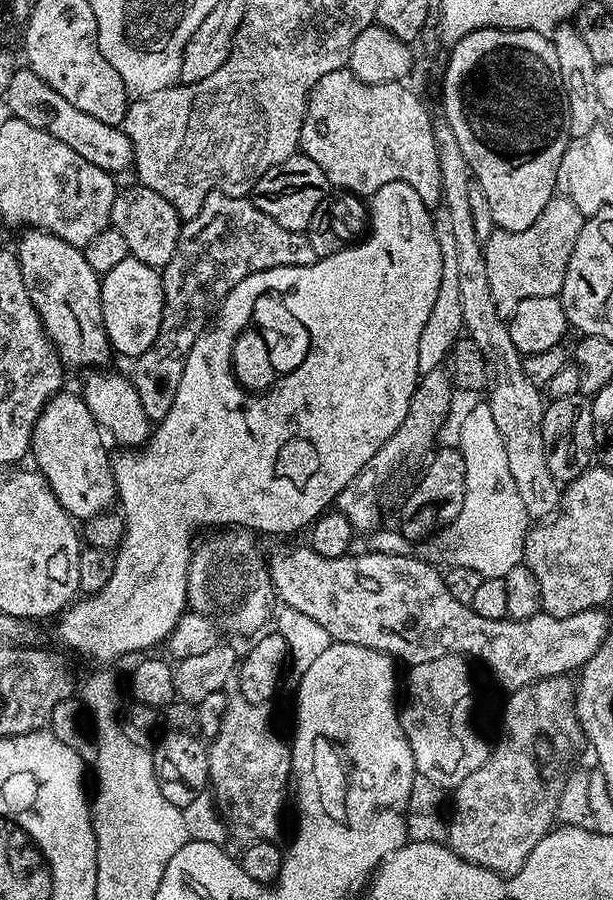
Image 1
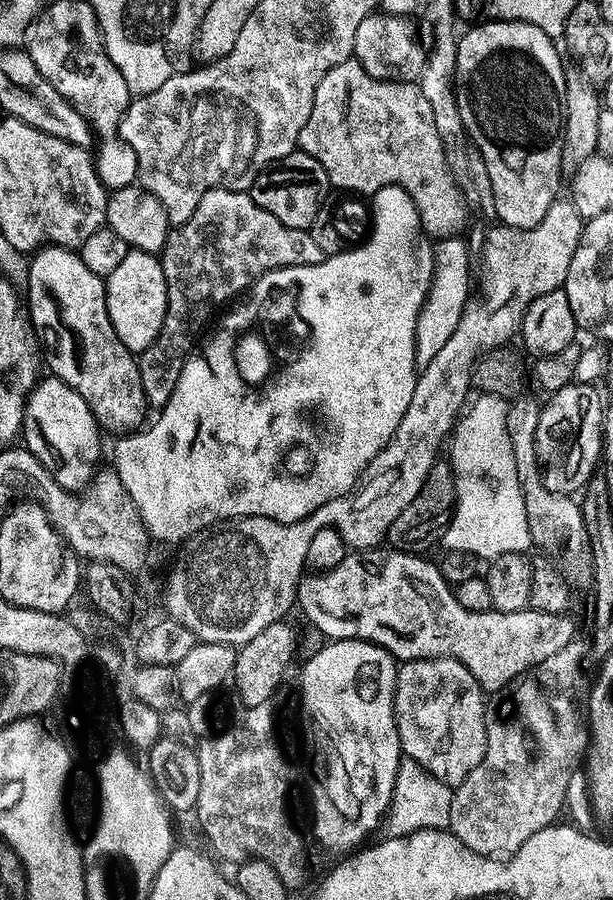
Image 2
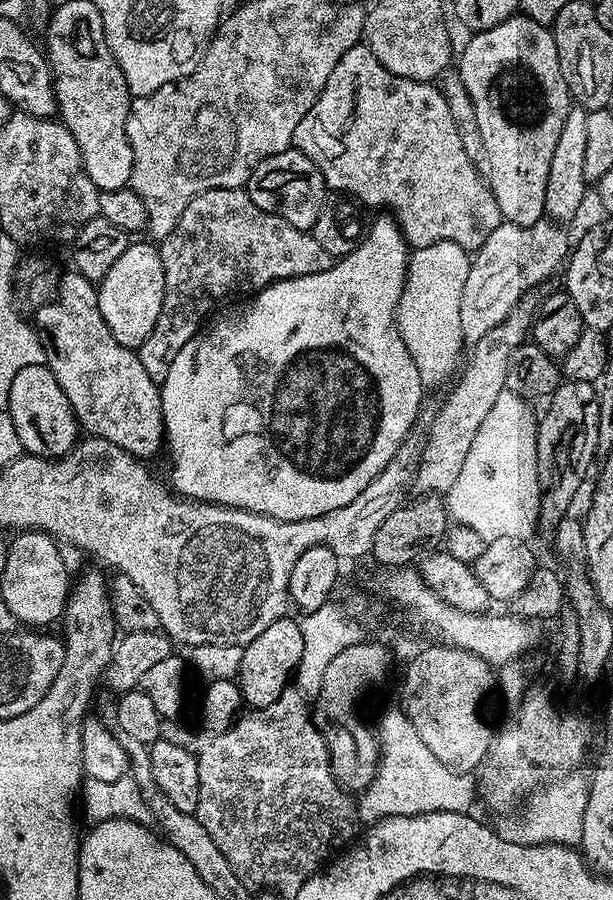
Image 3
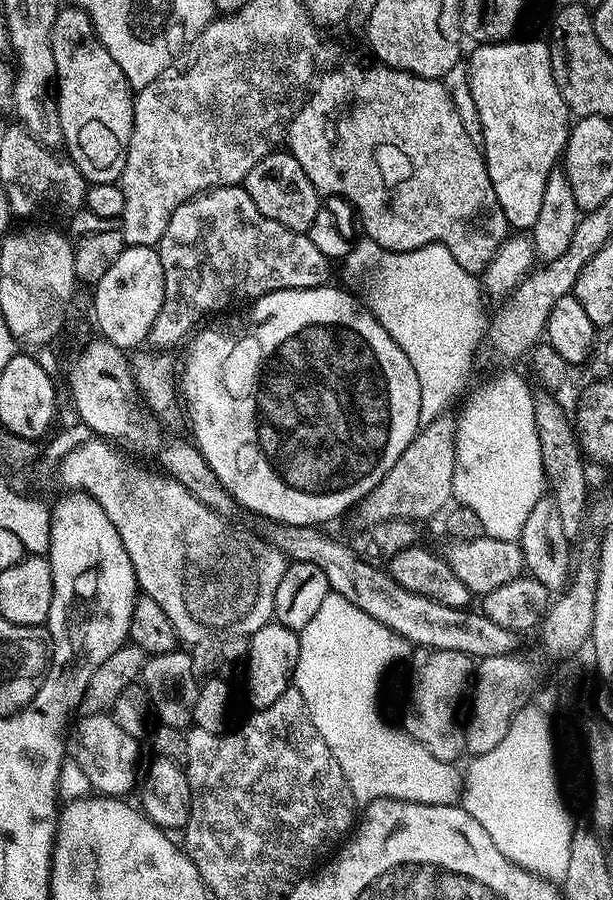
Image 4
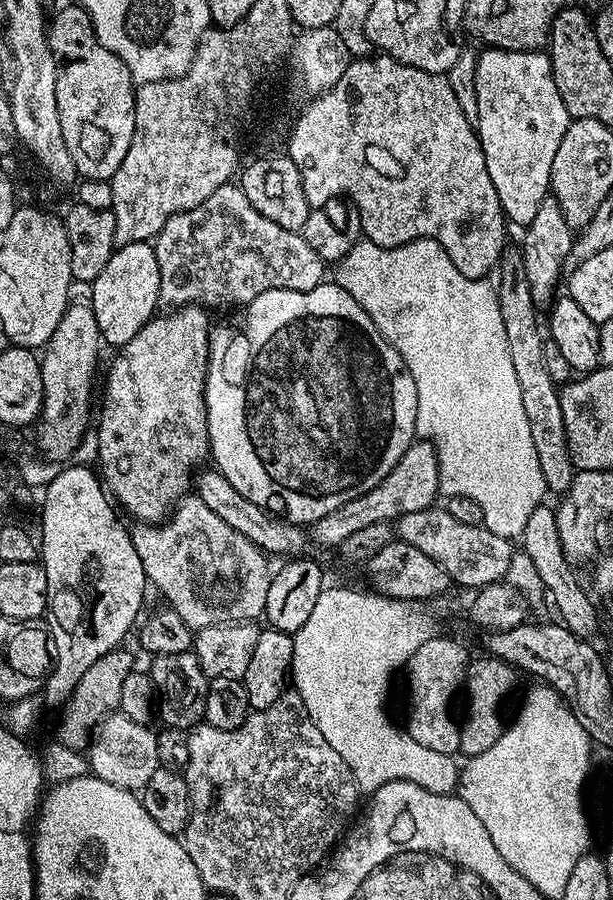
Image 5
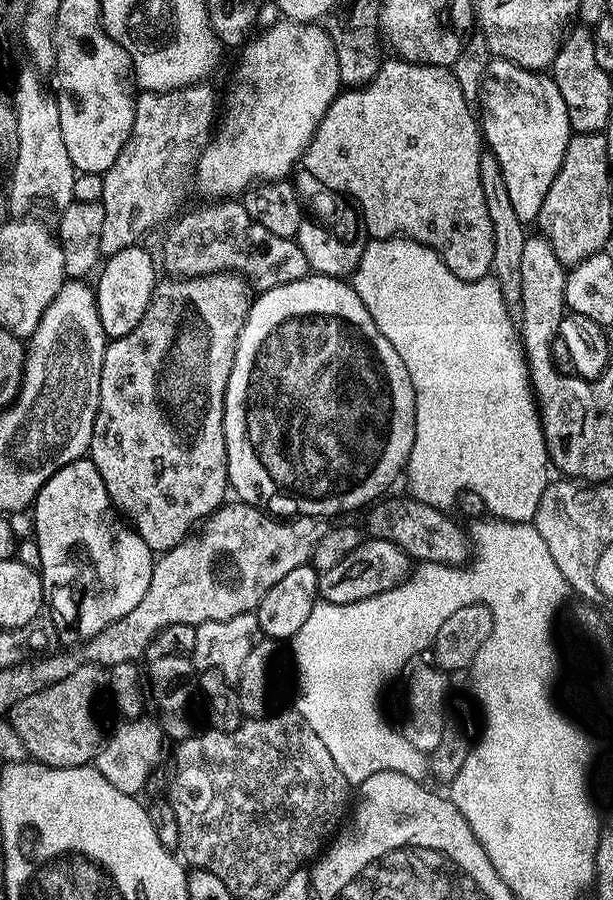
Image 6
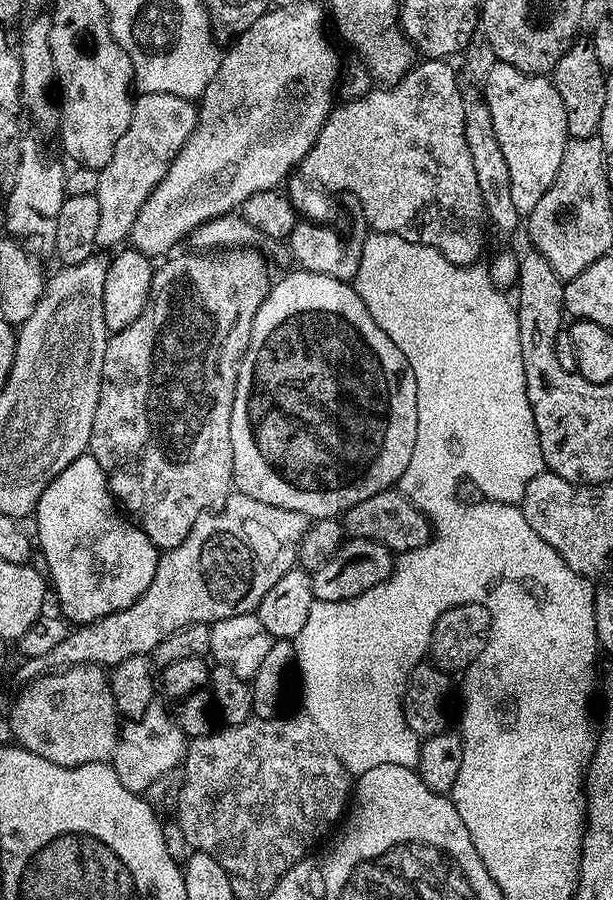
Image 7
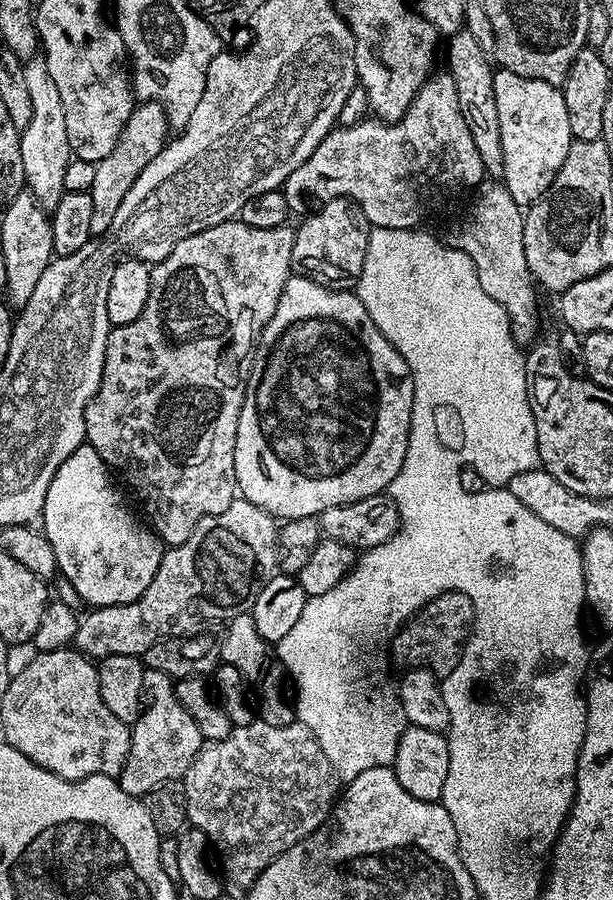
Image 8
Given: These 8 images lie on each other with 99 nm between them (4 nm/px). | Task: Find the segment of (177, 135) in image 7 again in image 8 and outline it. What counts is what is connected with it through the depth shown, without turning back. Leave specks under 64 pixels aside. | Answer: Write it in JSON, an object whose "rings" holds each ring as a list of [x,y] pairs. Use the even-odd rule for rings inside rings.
{"rings":[[[140,102],[133,107],[132,113],[116,149],[106,158],[95,161],[94,186],[92,187],[92,201],[94,202],[94,214],[90,218],[90,230],[93,237],[99,238],[107,233],[110,222],[114,222],[114,214],[118,214],[124,208],[126,190],[134,186],[134,178],[150,166],[150,162],[163,150],[164,145],[170,139],[170,129],[164,110],[160,104]]]}

